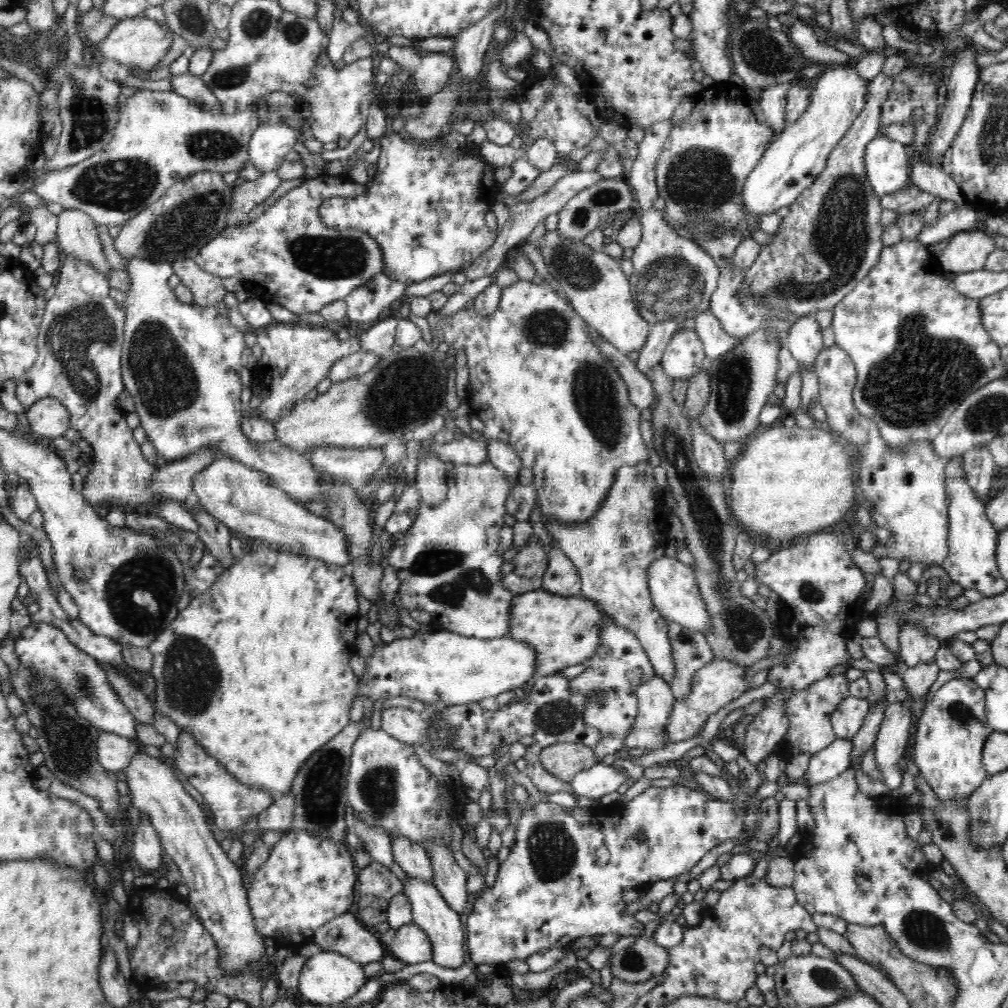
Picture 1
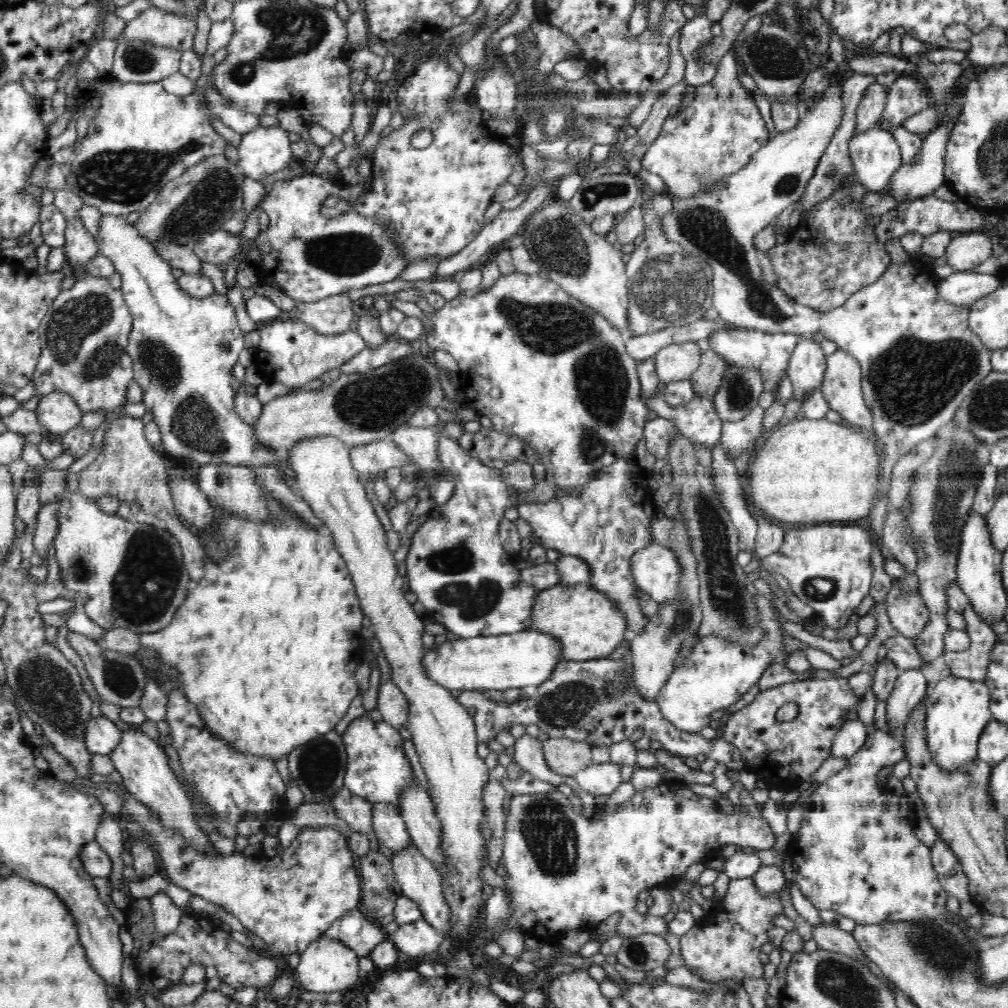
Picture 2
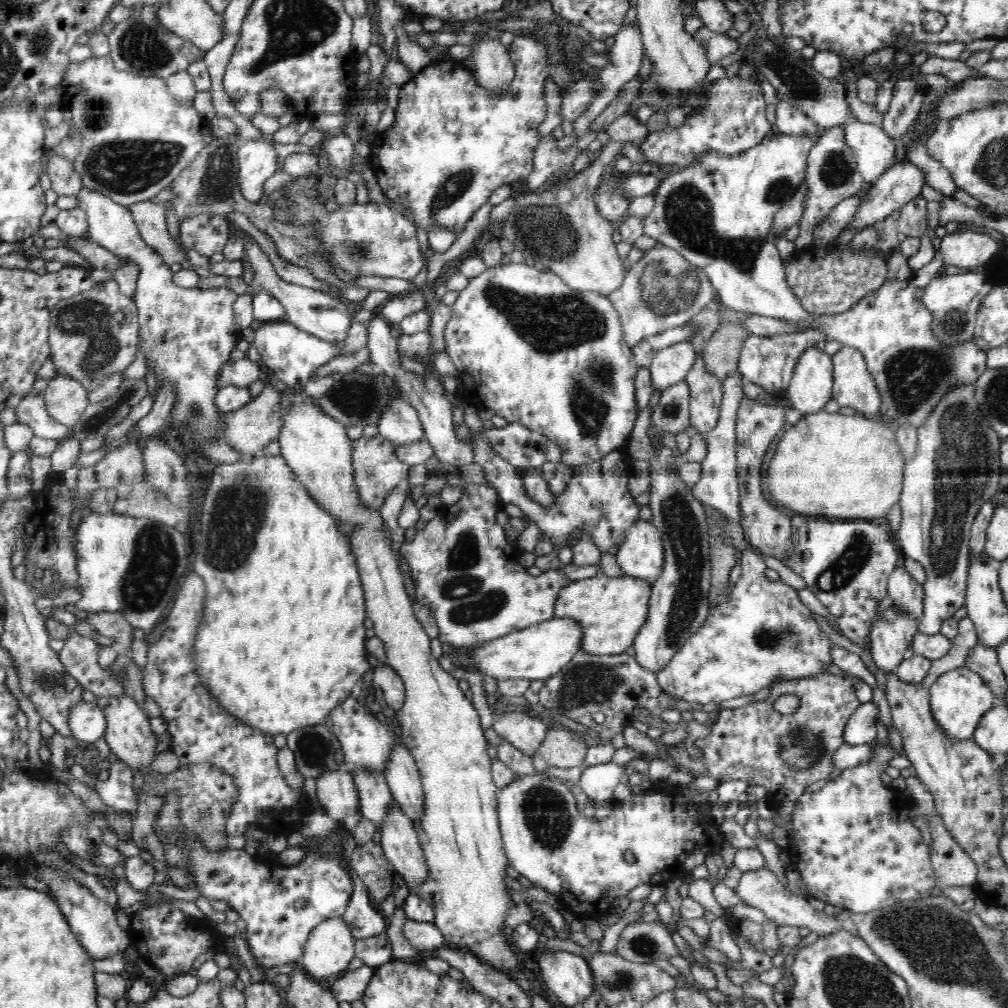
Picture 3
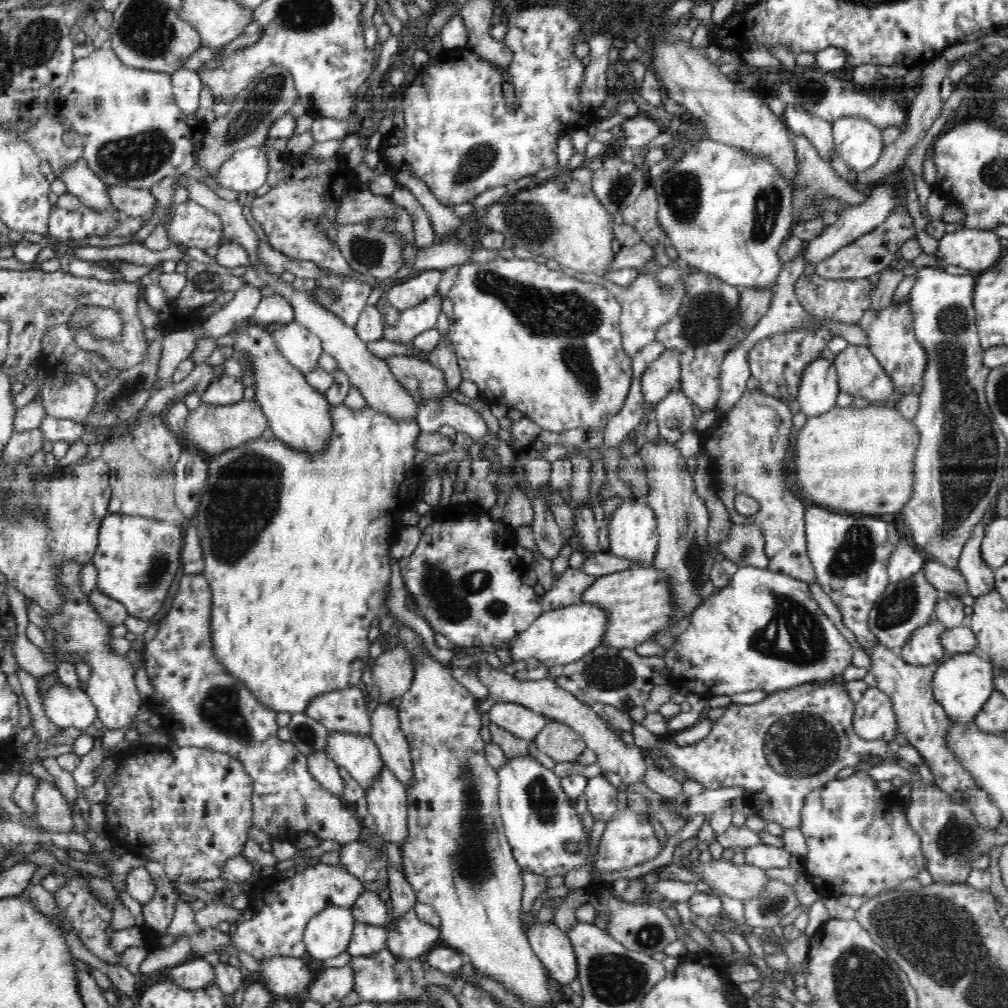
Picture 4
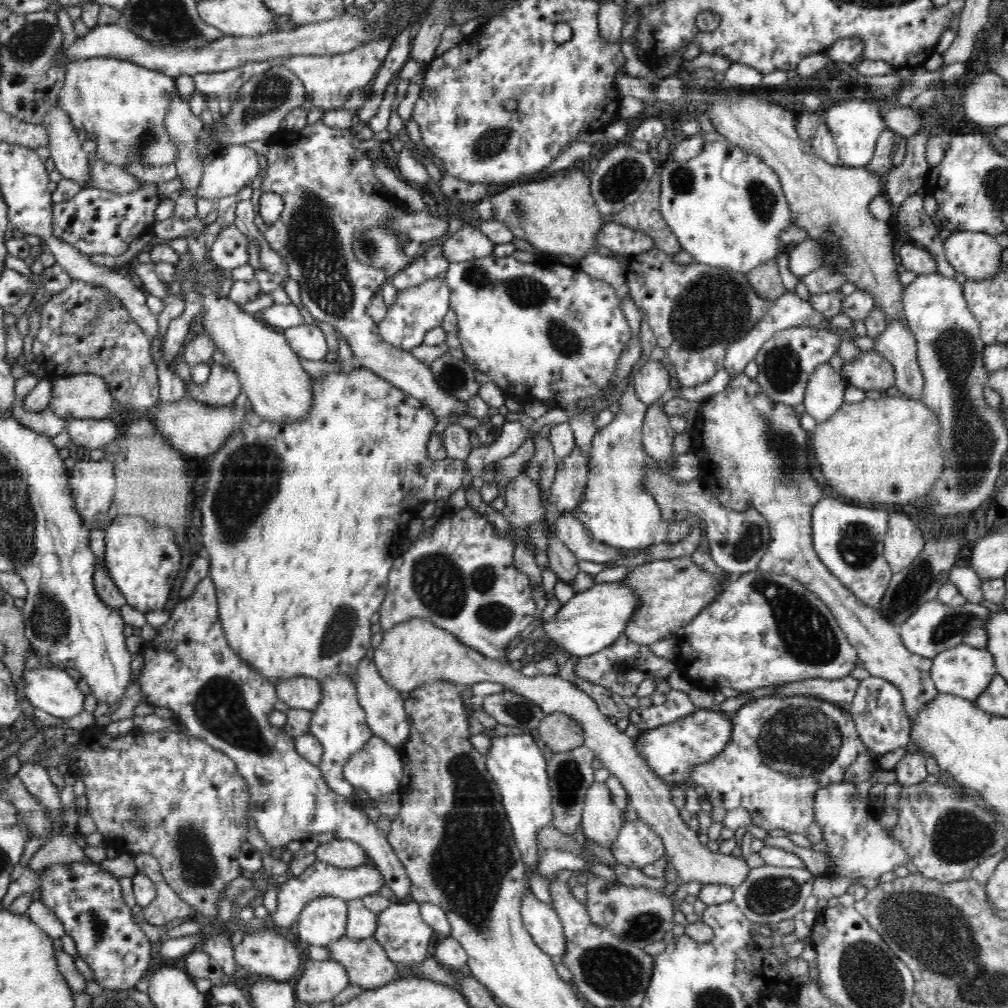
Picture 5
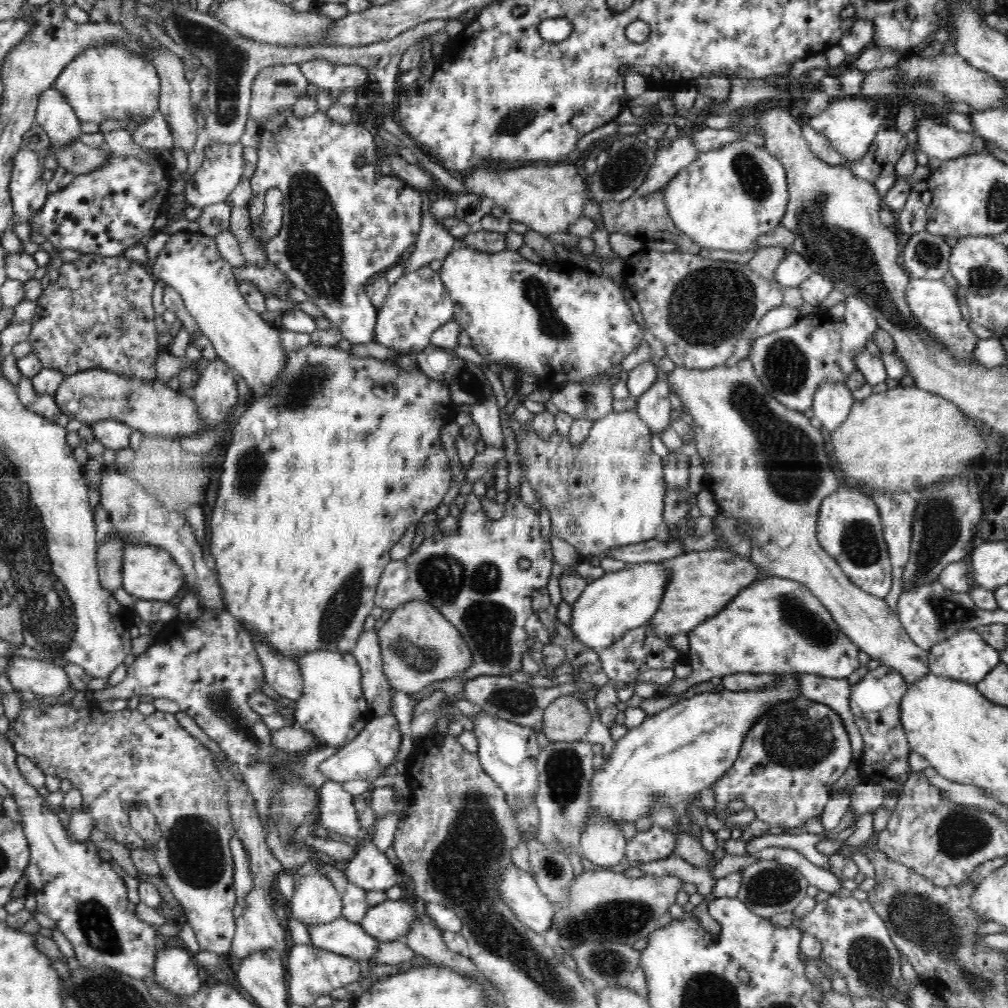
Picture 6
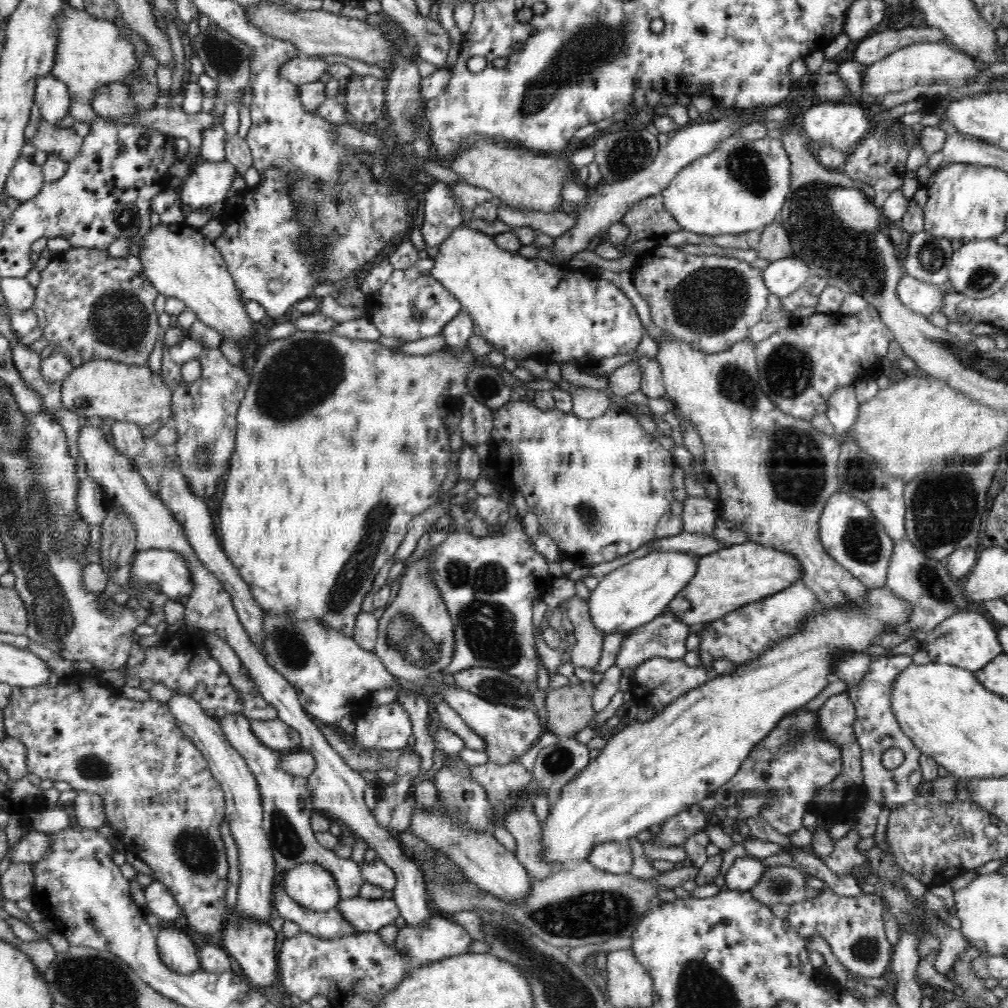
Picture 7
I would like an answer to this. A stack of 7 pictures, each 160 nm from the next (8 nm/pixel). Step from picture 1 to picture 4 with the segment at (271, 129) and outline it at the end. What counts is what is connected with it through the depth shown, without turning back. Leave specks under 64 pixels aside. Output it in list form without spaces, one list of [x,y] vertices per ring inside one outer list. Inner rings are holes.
[[[248,147],[234,152],[218,170],[216,179],[224,188],[254,194],[268,176],[268,157],[260,147]]]

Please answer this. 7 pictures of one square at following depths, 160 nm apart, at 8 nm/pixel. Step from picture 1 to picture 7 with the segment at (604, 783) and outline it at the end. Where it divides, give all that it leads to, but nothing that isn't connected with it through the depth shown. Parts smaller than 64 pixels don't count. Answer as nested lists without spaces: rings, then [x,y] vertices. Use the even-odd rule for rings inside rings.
[[[602,842],[588,854],[587,861],[599,870],[612,874],[629,874],[634,858],[628,842]]]

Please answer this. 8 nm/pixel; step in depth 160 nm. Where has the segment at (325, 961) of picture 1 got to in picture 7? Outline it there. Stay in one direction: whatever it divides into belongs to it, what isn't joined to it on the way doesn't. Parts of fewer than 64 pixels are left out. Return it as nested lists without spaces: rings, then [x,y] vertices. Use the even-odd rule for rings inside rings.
[[[316,863],[295,867],[284,876],[283,885],[290,898],[310,910],[326,912],[341,900],[334,876]]]

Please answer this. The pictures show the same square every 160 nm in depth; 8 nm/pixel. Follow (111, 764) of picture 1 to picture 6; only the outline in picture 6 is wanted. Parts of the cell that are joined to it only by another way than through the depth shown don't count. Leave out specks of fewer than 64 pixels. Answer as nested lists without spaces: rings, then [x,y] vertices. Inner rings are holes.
[[[22,656],[8,658],[7,674],[14,690],[33,692],[36,696],[53,701],[70,688],[70,679],[64,667],[52,662]]]

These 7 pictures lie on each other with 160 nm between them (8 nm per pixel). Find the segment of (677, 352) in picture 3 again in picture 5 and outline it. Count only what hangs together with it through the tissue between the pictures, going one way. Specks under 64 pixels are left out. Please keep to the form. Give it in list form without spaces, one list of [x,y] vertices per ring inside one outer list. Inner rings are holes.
[[[649,360],[633,376],[636,397],[648,406],[658,401],[670,389],[670,372],[661,361]]]

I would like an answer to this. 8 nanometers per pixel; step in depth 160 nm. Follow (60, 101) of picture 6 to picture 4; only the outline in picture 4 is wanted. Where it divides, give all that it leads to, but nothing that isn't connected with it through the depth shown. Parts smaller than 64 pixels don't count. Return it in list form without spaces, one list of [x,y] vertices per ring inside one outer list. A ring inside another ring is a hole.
[[[82,158],[68,166],[60,179],[66,183],[67,192],[77,196],[84,206],[89,206],[97,212],[118,211],[110,201],[107,184],[90,170]]]

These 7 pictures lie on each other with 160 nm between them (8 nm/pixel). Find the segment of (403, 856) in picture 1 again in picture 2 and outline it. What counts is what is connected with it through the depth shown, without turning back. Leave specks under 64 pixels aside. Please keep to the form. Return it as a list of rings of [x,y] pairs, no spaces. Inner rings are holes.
[[[375,803],[373,820],[374,833],[379,843],[392,852],[400,852],[411,844],[410,834],[398,807],[392,804]]]

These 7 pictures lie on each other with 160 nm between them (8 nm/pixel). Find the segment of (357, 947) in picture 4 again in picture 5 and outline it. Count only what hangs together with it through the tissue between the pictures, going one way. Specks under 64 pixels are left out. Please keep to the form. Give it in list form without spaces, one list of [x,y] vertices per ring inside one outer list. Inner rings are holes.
[[[360,898],[348,900],[347,930],[345,936],[352,941],[375,937],[378,915],[368,910]]]

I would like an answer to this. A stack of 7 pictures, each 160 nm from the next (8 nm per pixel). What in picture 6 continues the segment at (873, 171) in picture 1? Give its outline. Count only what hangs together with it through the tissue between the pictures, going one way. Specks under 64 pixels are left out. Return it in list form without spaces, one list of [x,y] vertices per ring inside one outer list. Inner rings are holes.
[[[861,96],[836,99],[827,106],[826,110],[822,111],[822,114],[810,119],[809,125],[828,137],[832,146],[843,156],[845,165],[862,158],[868,152],[876,134],[883,129],[884,122],[888,119],[888,105],[889,103],[878,102]]]

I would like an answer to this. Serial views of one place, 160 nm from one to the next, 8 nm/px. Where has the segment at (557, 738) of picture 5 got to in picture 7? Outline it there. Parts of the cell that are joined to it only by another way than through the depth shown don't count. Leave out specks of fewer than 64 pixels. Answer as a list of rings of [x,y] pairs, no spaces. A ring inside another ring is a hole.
[[[565,685],[547,694],[545,699],[547,728],[560,737],[574,737],[590,725],[595,712],[588,685]]]

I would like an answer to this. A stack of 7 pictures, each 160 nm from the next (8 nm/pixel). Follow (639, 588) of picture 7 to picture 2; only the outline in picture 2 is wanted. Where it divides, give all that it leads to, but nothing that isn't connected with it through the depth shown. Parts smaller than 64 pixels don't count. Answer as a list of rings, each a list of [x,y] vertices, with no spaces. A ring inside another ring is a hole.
[[[537,630],[462,638],[425,650],[425,675],[448,690],[508,690],[541,685],[561,660],[561,642]]]

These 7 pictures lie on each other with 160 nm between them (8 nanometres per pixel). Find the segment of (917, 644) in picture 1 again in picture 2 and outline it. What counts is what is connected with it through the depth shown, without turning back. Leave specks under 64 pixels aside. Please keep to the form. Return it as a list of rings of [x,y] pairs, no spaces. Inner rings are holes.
[[[894,580],[887,600],[890,626],[896,628],[904,638],[915,641],[922,634],[926,622],[930,621],[930,613],[920,594],[908,595],[908,592],[901,590],[899,582]]]

